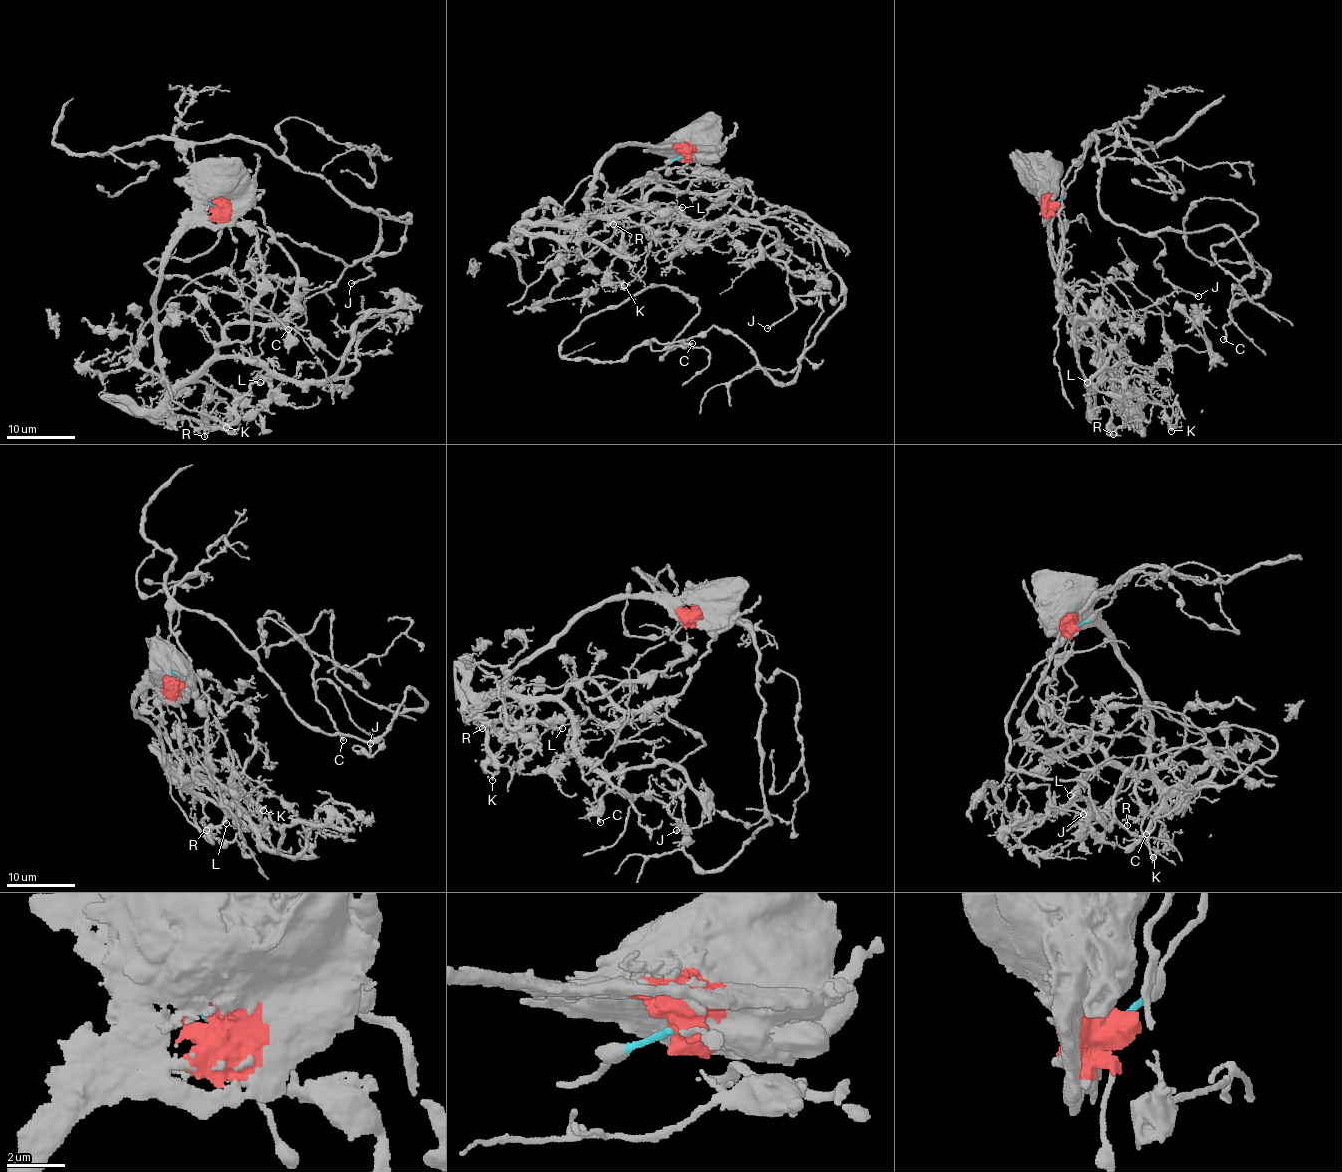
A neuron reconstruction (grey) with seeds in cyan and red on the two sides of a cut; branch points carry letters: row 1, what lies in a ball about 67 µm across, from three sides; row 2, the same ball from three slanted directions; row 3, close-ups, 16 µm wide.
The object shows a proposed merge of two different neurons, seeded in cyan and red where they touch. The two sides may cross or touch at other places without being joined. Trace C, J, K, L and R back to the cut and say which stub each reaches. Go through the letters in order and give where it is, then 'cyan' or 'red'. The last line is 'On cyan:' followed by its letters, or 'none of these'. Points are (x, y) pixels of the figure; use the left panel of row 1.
C: (288, 329) | cyan
J: (351, 283) | cyan
K: (226, 427) | red
L: (260, 382) | red
R: (204, 436) | red
On cyan: C, J

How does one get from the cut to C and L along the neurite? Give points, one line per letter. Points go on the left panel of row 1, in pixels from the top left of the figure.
C: (220, 210), (193, 146), (241, 137), (411, 217), (345, 264), (252, 228), (248, 191), (145, 265), (287, 328)
L: (220, 210), (199, 217), (175, 243), (165, 265), (155, 303), (160, 367), (175, 401), (220, 420), (259, 381)

